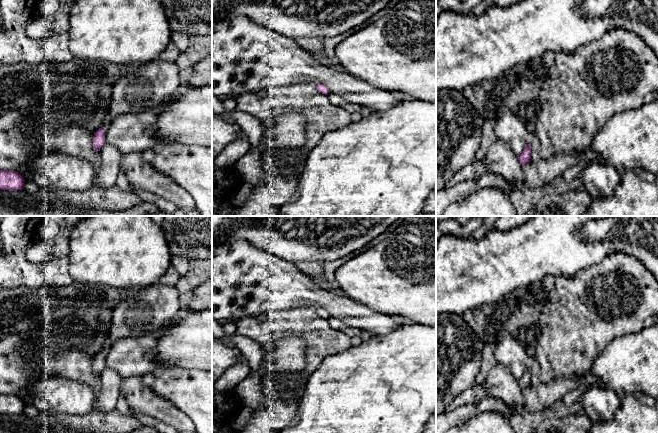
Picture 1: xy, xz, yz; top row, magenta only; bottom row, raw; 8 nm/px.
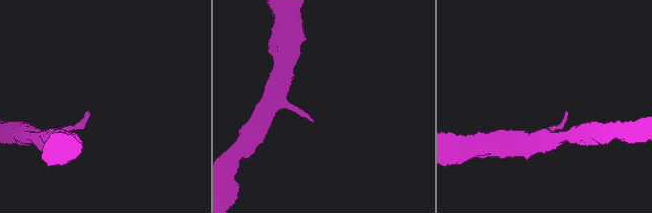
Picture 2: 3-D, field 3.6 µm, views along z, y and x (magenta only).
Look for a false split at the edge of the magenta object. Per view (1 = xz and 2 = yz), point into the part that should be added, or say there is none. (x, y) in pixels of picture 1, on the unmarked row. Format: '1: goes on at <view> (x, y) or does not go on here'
1: does not go on here
2: does not go on here

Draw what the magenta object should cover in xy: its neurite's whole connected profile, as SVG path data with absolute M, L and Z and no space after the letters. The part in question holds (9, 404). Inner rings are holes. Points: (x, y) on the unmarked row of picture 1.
M0 393L0 414L22 414L24 413L24 406L24 401L17 395Z

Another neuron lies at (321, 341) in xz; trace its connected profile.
M305 308L284 311L267 311L234 320L235 334L258 342L262 349L262 361L258 370L263 390L269 390L276 396L289 391L295 399L305 390L306 382L321 362L328 356L336 355L347 349L351 338L330 327L327 319ZM286 336L297 336L305 342L305 368L293 386L285 387L276 382L271 375L268 362L270 349Z

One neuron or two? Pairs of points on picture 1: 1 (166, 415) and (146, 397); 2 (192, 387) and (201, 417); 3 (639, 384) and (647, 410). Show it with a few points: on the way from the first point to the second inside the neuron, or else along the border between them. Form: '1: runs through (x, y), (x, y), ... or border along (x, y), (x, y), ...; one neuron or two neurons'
1: runs through (161, 410), (151, 402); one neuron
2: runs through (199, 394), (201, 396), (201, 410); one neuron
3: border along (647, 394), (625, 394), (621, 398); two neurons

